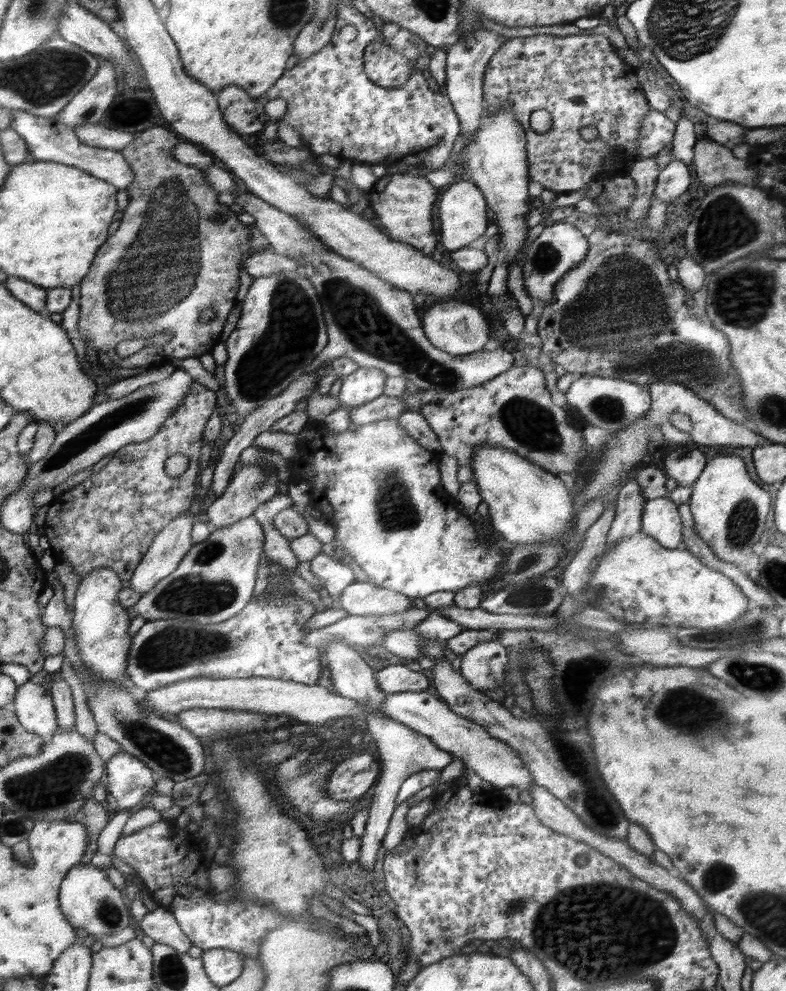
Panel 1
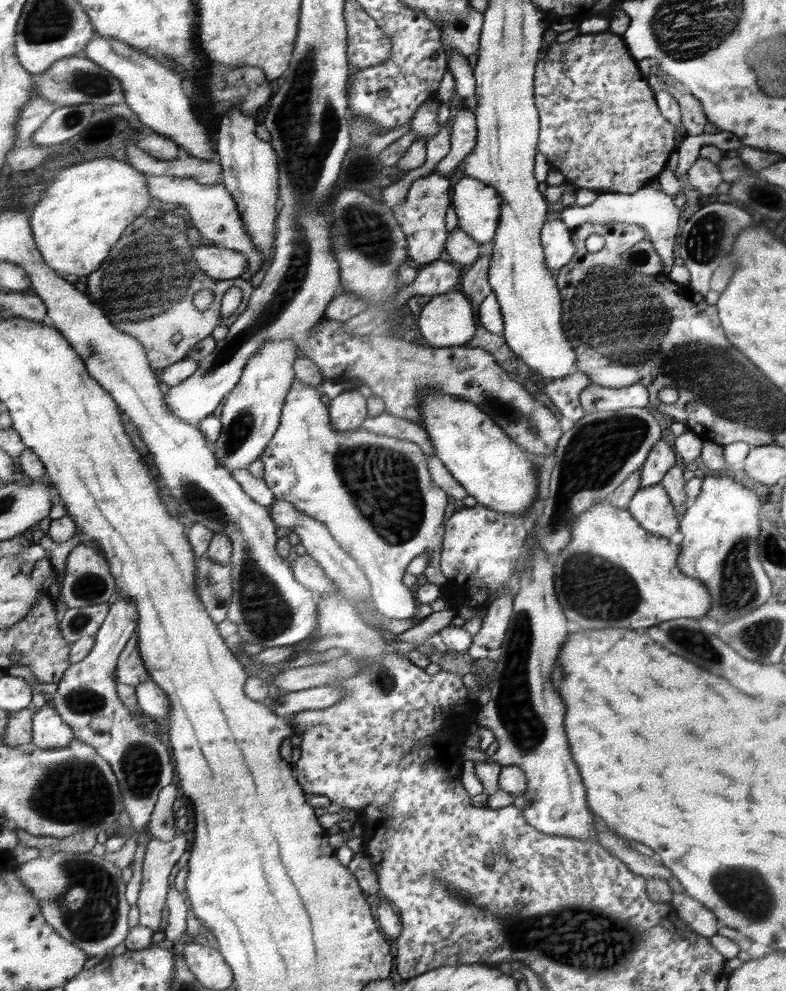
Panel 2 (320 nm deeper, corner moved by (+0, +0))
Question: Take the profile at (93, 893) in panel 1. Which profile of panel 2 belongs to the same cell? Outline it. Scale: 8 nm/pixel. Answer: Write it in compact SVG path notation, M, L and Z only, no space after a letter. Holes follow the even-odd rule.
M90 851L80 854L58 852L52 856L41 854L38 858L21 862L16 874L22 884L31 890L32 896L38 899L44 920L62 938L75 944L88 956L109 956L128 936L128 912L131 905L124 896L127 884L122 879L121 868L114 866L109 860L104 860L104 857L94 856Z

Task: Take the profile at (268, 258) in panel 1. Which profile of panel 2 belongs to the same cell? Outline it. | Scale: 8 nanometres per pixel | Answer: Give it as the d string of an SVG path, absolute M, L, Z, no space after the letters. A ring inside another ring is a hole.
M201 245L195 250L195 263L208 276L218 280L247 276L247 256L237 250L216 245Z

